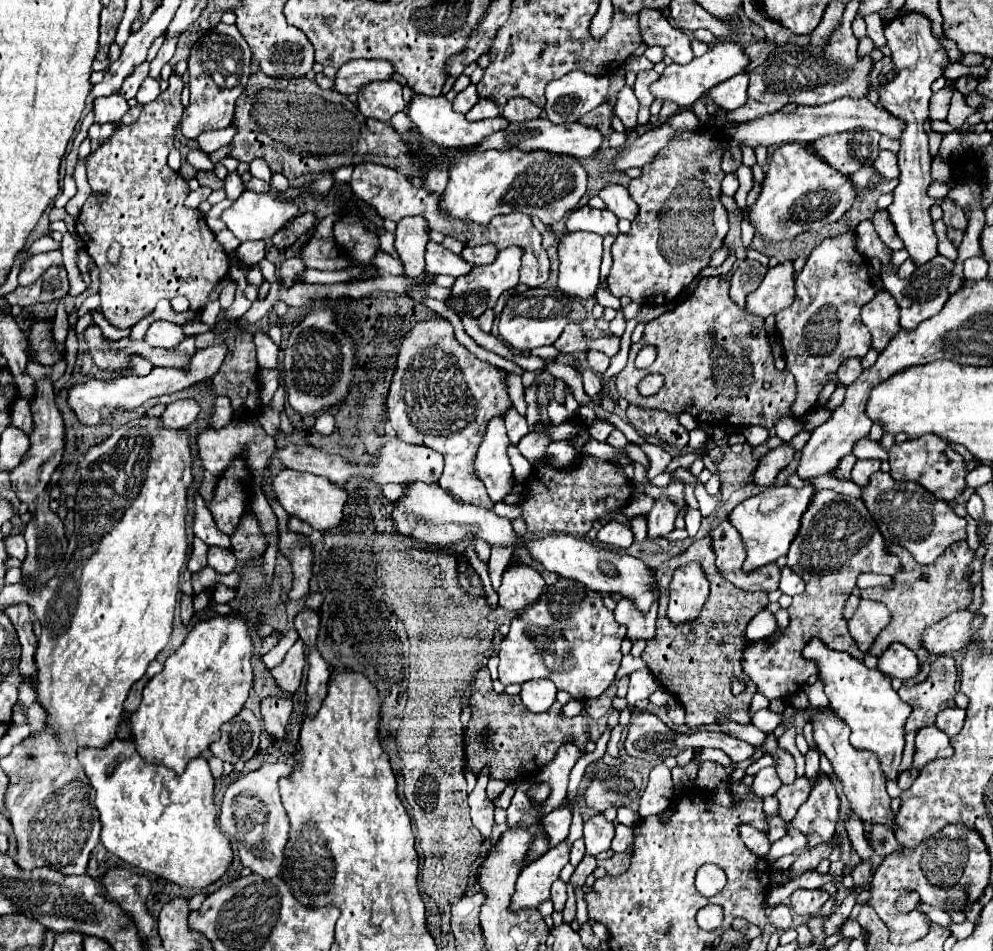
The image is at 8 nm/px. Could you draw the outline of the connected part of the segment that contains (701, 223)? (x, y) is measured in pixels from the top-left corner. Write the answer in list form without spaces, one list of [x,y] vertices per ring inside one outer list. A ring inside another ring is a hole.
[[[698,131],[674,137],[666,147],[662,147],[656,159],[642,167],[642,175],[630,181],[630,197],[640,205],[640,213],[632,223],[628,235],[618,235],[612,245],[612,271],[608,275],[608,289],[616,297],[630,297],[638,305],[664,305],[674,301],[688,283],[710,263],[710,255],[720,247],[728,233],[726,209],[720,203],[720,181],[724,171],[720,169],[722,151],[710,155],[710,147],[722,139],[716,135],[698,135]]]

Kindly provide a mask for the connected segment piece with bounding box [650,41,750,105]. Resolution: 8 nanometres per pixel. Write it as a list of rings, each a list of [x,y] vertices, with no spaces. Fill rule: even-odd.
[[[720,41],[710,45],[710,49],[702,55],[702,57],[694,57],[688,65],[678,65],[672,63],[666,67],[666,71],[662,73],[662,77],[650,87],[650,91],[664,99],[664,101],[674,101],[678,105],[692,105],[694,101],[698,101],[710,87],[744,73],[744,67],[750,63],[750,59],[744,55],[744,49],[740,47],[740,43],[734,41]]]

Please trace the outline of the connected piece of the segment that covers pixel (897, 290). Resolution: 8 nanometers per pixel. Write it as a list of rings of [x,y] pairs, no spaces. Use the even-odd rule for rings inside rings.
[[[936,255],[932,261],[920,265],[908,279],[886,279],[886,291],[892,293],[892,297],[896,299],[898,307],[900,307],[900,325],[906,329],[906,331],[912,331],[916,329],[922,321],[938,315],[944,307],[944,303],[948,301],[948,279],[950,279],[950,273],[952,273],[952,267],[954,263],[942,255]]]

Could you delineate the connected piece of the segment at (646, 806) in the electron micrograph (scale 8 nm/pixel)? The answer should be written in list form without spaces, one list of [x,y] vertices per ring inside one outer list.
[[[656,765],[650,771],[650,781],[648,787],[644,789],[642,797],[640,797],[640,809],[638,815],[644,819],[648,815],[658,815],[664,809],[670,807],[670,799],[672,799],[672,775],[670,769],[666,765]]]

